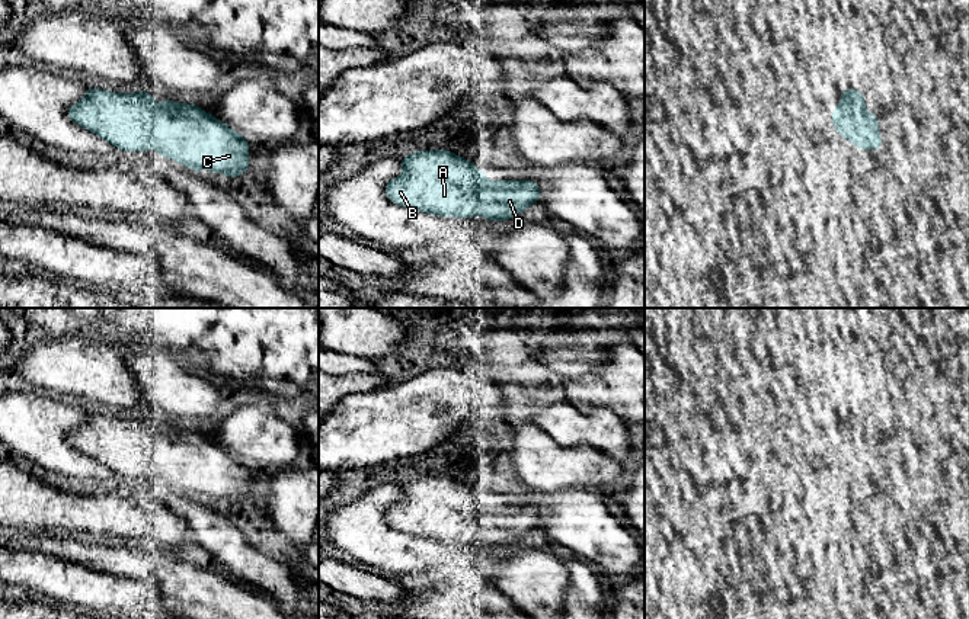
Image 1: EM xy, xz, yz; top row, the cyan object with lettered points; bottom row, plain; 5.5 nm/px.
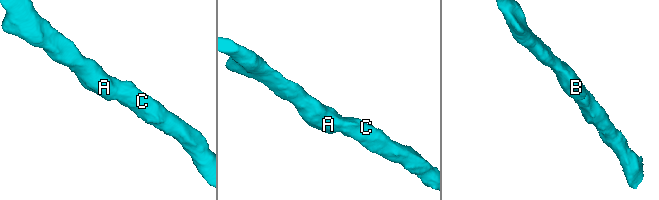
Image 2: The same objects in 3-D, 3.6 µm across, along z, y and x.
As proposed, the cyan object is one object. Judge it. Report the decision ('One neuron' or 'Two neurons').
One neuron

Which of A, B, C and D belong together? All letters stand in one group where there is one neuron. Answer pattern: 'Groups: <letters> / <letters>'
Groups: A B C D

